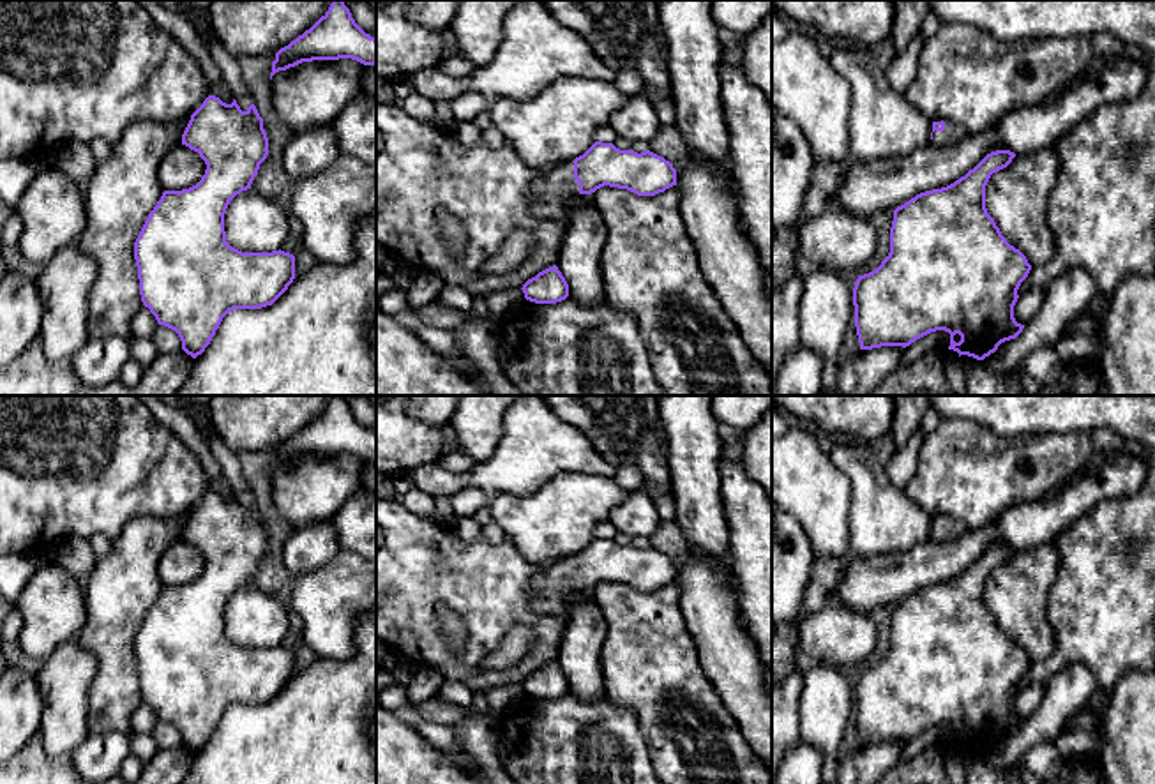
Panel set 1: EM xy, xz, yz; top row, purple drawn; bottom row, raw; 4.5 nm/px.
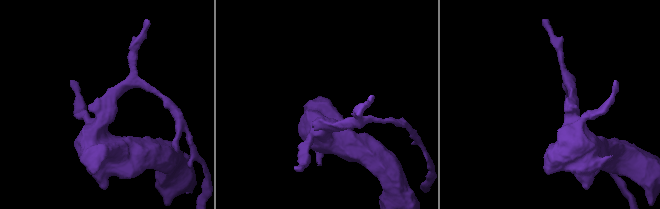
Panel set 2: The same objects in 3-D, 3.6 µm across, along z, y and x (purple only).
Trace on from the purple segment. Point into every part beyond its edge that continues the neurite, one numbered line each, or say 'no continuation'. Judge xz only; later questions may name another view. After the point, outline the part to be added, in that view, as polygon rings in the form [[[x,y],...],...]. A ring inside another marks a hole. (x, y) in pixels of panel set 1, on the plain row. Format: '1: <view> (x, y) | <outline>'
1: xz (550, 587) | [[[565,556],[532,579],[532,606],[539,613],[556,616],[563,609],[563,595],[572,590],[579,590],[579,579],[574,574],[574,558]]]

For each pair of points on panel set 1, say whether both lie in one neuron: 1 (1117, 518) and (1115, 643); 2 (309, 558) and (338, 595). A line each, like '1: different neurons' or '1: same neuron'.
1: same neuron
2: different neurons

